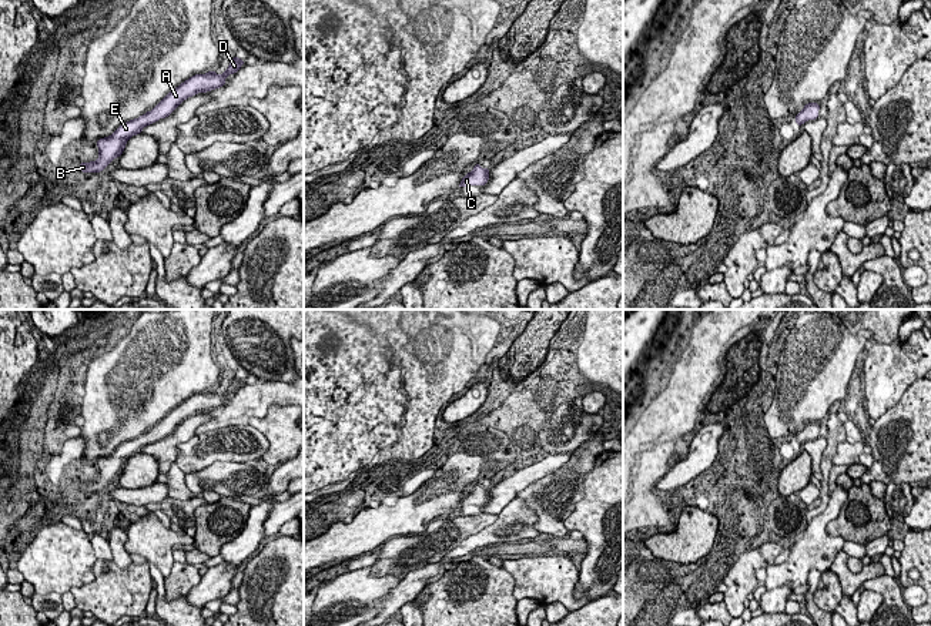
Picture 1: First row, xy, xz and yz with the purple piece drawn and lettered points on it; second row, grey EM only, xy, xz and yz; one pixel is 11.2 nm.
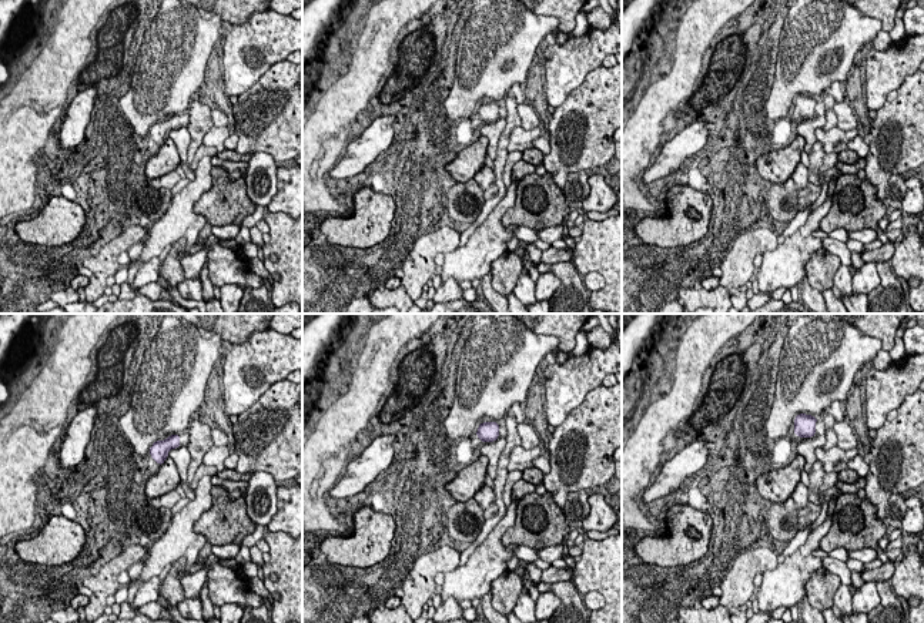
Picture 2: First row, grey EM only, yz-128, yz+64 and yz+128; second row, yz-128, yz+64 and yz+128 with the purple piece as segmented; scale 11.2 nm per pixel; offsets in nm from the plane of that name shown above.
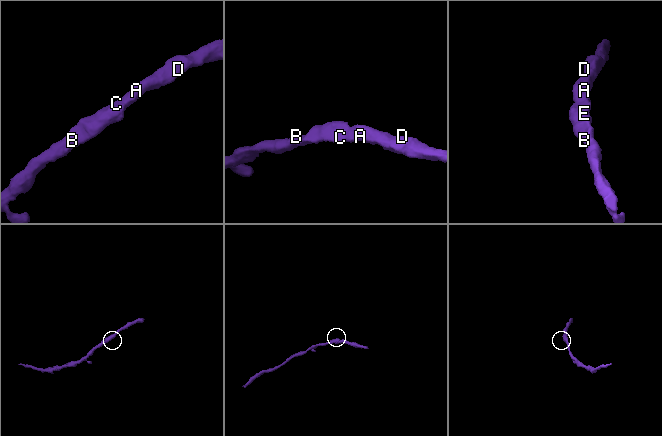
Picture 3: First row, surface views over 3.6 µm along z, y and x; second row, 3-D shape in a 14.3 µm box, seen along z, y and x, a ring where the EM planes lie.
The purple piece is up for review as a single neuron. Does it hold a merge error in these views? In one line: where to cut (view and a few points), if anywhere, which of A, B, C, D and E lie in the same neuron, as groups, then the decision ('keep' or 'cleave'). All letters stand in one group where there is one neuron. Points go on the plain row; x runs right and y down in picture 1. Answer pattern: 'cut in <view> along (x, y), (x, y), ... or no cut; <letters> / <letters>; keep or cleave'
no cut; A B C D E; keep

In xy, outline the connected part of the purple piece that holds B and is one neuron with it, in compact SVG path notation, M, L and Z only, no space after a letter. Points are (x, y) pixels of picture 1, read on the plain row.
M237 375L231 379L228 388L218 395L215 389L205 394L195 394L170 411L151 431L140 435L138 438L123 442L111 455L97 459L98 478L90 482L80 481L81 492L101 492L107 485L120 476L125 468L127 461L143 448L168 436L184 419L198 412L207 412L225 405L225 398L235 394L244 379Z

